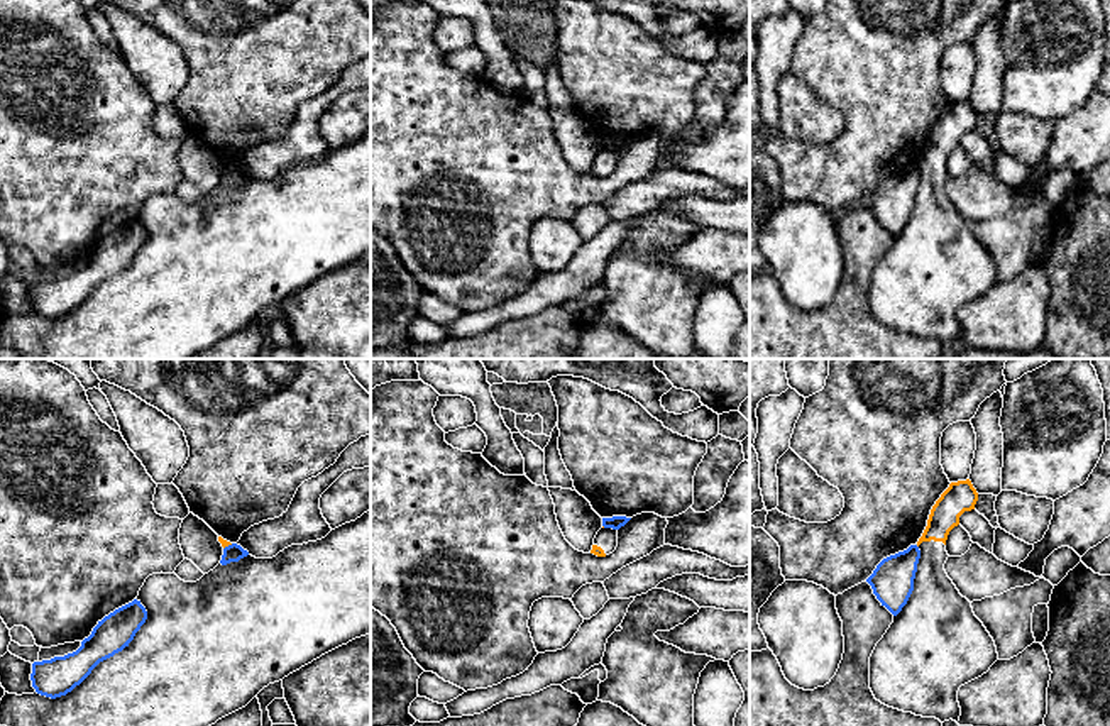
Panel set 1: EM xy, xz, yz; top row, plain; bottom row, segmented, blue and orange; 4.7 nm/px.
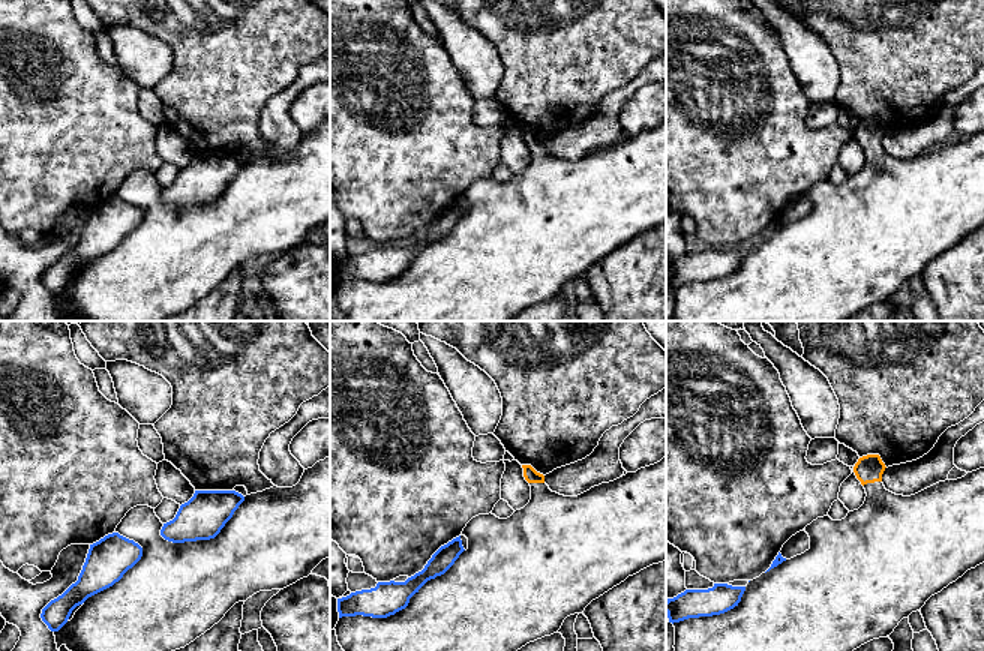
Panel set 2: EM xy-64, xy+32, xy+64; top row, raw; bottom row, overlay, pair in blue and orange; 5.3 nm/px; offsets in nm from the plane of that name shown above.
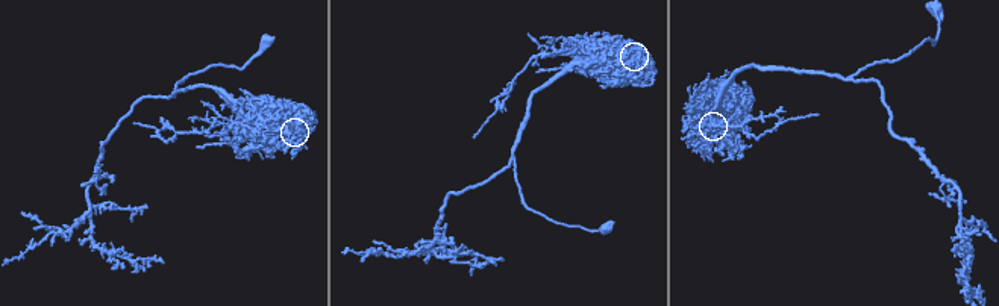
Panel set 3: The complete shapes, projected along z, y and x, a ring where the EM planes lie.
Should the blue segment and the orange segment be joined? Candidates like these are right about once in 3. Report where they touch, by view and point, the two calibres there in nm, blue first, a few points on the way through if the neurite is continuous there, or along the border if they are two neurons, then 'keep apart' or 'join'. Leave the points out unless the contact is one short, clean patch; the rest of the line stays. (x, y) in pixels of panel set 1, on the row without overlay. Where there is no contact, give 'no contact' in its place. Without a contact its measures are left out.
meets blue in xy at (229, 166); 90 nm thick on the blue side, 30 nm on the other; border along xy (232, 164), (224, 170); keep apart

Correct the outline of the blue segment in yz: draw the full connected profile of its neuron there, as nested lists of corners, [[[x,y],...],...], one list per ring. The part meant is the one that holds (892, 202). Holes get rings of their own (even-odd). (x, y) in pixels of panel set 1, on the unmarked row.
[[[910,166],[907,171],[883,179],[866,200],[876,220],[893,237],[902,232],[914,212],[919,179],[919,168]]]

